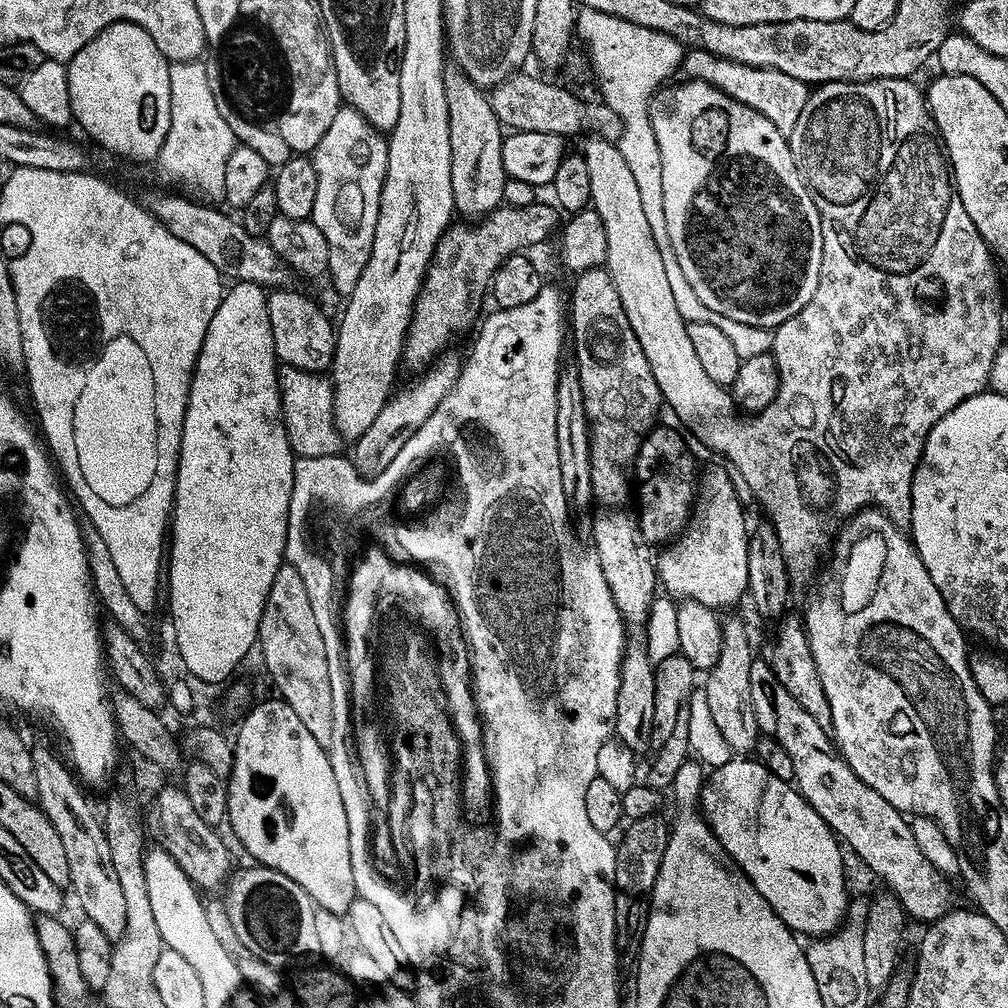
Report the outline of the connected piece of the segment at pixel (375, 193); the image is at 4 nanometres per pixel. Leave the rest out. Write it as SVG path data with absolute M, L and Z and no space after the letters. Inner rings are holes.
M341 106L338 114L334 114L334 122L330 122L330 130L322 134L322 142L318 142L310 155L314 170L318 170L318 194L314 198L314 210L310 218L318 230L322 230L322 238L326 238L327 275L332 276L332 284L341 292L341 297L347 298L351 296L354 286L358 286L358 278L362 278L362 270L366 270L370 250L374 246L374 226L378 226L378 206L388 165L388 142L385 133L366 122L358 110Z

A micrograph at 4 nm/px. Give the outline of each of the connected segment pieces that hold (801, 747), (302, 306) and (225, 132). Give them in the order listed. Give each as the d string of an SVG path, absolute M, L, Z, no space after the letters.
M753 659L750 666L750 698L754 698L754 714L761 733L778 741L794 762L794 784L801 793L810 795L814 810L830 826L830 830L857 856L882 883L890 889L901 909L909 917L923 922L942 919L953 907L949 881L940 871L928 865L918 842L914 842L912 825L905 813L899 812L878 790L866 786L858 774L844 761L831 735L790 698L782 682L768 665L767 659Z
M272 290L267 293L270 330L274 334L276 359L289 368L301 368L307 372L323 373L331 369L332 355L336 349L337 329L328 316L308 296L300 292Z
M182 60L170 67L170 130L162 142L158 157L170 175L208 196L223 197L226 186L226 161L238 141L218 114L218 102L210 90L204 64L200 60Z

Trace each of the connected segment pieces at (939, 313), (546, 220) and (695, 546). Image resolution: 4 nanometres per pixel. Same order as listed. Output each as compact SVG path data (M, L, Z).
M878 78L858 82L830 82L813 87L809 100L799 115L798 124L794 126L793 132L787 135L790 154L814 198L814 206L822 222L822 270L818 278L818 290L814 290L814 298L810 298L810 302L806 302L806 306L802 306L798 314L786 318L786 322L779 324L771 333L770 351L780 371L780 389L774 402L770 402L770 406L747 418L741 415L732 403L729 389L714 382L714 378L706 374L700 356L694 354L688 324L674 303L674 294L666 278L662 253L658 250L658 242L654 242L654 234L650 234L650 225L646 223L646 214L642 210L642 197L638 194L634 177L630 175L630 166L626 166L626 158L622 158L619 147L611 140L588 138L585 139L588 141L582 148L582 155L590 174L590 204L602 218L602 226L606 230L604 264L614 282L614 290L618 290L618 298L622 298L622 310L626 310L626 318L630 318L630 330L634 330L634 338L638 338L638 346L642 346L646 354L646 362L650 362L650 370L654 374L654 382L658 382L663 403L672 408L674 414L678 414L681 425L685 429L688 427L687 431L691 435L697 436L715 455L717 452L718 455L725 456L729 461L724 460L734 469L735 475L740 475L744 479L744 484L752 491L753 498L764 507L764 512L768 515L765 516L767 523L776 531L788 579L793 585L804 584L812 574L815 575L816 555L824 546L826 548L833 543L834 533L841 521L853 516L861 508L879 508L903 530L911 525L912 475L920 465L924 439L942 417L950 414L950 410L954 410L954 406L958 406L966 398L977 396L989 387L990 366L996 357L996 349L1005 339L1004 320L1000 317L999 306L996 305L993 253L988 243L978 234L974 222L970 222L966 206L962 206L962 198L956 192L940 132L936 128L934 118L928 112L925 93L921 89L919 92L912 83L913 81L908 78Z
M535 202L530 206L514 206L513 208L499 206L475 222L462 222L466 224L453 222L449 224L448 229L438 238L420 292L416 295L415 304L412 305L412 321L408 327L408 332L404 335L403 367L405 369L407 367L418 368L417 370L427 369L436 360L438 354L443 353L451 345L448 343L459 332L466 331L472 323L475 325L481 315L480 303L483 302L484 296L486 300L486 293L492 283L492 276L501 262L508 256L517 255L521 250L528 250L531 244L542 243L551 234L556 223L558 223L557 226L561 223L560 216L562 220L561 209L555 203Z
M712 466L701 480L699 477L697 496L687 526L676 538L674 545L667 545L662 550L665 551L656 558L657 577L669 595L698 601L713 610L721 610L740 598L742 600L748 588L748 522L744 520L733 477L729 469L722 466Z

